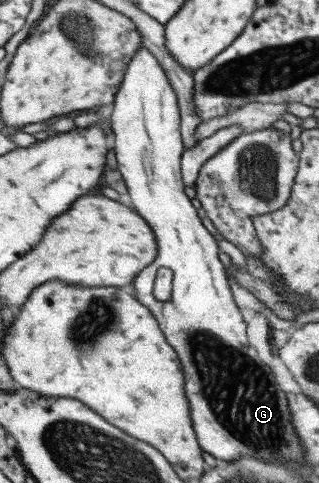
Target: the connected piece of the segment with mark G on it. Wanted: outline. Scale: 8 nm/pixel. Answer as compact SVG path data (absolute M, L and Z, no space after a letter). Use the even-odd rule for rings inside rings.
M144 46L129 62L120 88L120 93L115 95L112 112L112 146L118 169L127 182L132 204L152 229L158 245L156 259L134 281L136 298L156 318L165 341L177 354L181 366L185 365L185 393L189 393L188 406L193 409L193 429L197 429L197 441L201 441L201 449L217 461L233 461L241 455L249 455L265 463L297 463L301 461L303 453L291 427L286 393L277 385L271 368L259 359L256 349L250 345L245 322L231 298L225 269L217 258L219 249L216 241L199 221L194 200L183 194L180 160L185 145L180 133L177 97L157 59ZM162 267L173 272L167 301L159 301L151 294L155 271Z

